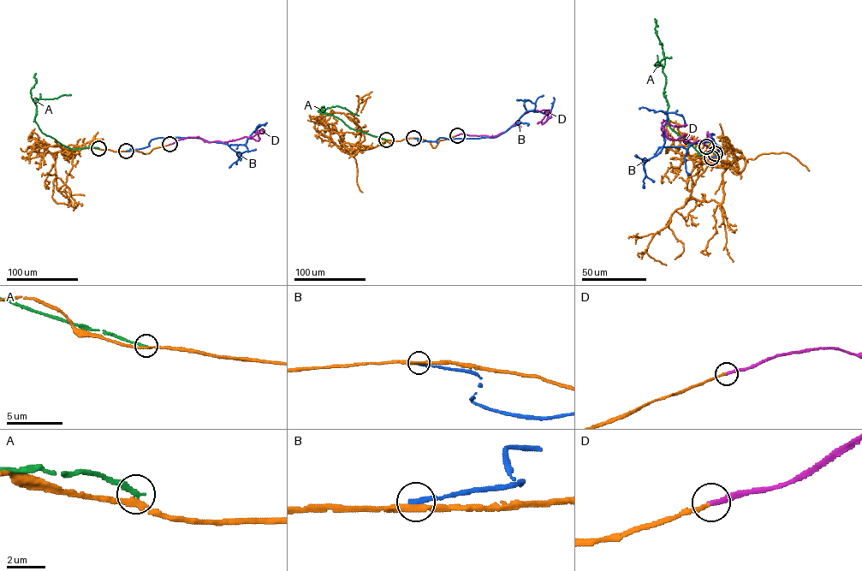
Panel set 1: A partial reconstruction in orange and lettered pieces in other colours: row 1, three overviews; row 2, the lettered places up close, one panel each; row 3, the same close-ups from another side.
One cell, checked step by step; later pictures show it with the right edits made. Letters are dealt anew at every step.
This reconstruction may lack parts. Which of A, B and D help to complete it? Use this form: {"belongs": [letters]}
{"belongs": ["D"]}

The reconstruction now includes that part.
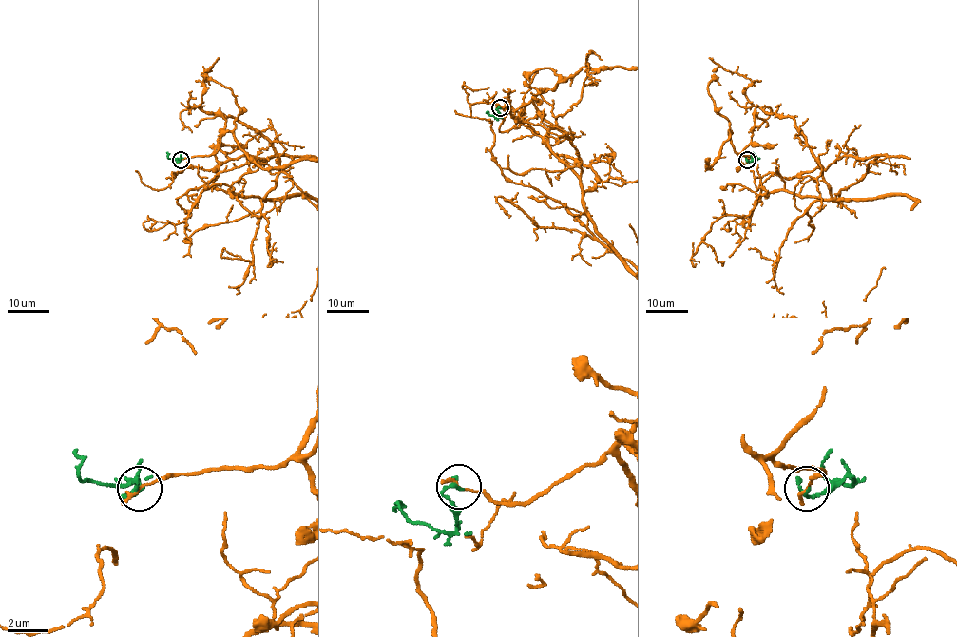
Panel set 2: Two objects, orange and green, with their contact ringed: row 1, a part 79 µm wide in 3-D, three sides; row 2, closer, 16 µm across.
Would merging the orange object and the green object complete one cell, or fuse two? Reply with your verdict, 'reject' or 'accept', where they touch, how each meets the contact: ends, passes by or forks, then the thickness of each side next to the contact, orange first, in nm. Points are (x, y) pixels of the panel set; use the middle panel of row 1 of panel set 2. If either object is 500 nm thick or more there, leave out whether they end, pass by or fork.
reject; place (500, 107); orange ends; green ends; calibres 180 and 200 nm

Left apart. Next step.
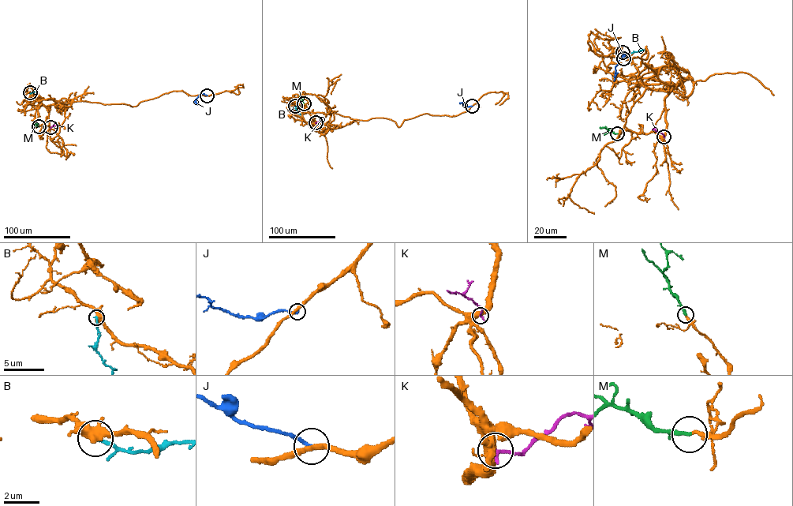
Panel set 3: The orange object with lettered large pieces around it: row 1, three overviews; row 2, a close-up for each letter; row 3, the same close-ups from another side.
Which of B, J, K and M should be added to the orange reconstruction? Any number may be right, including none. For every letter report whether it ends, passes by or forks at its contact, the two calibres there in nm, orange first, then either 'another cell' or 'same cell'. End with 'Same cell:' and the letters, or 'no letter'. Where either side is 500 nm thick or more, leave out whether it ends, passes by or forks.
B: it ends | 440/200 nm | another cell
J: it ends | 280/190 nm | another cell
K: 500/220 nm | another cell
M: it ends | 200/240 nm | same cell
Same cell: M

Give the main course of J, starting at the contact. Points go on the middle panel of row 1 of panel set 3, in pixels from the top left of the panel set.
J: (472, 106), (460, 103), (462, 102)

